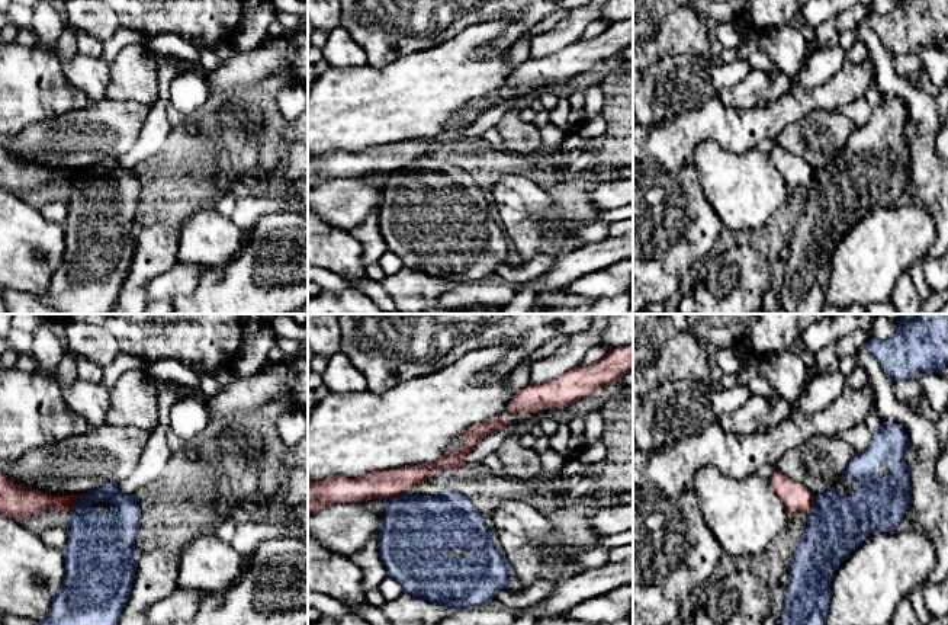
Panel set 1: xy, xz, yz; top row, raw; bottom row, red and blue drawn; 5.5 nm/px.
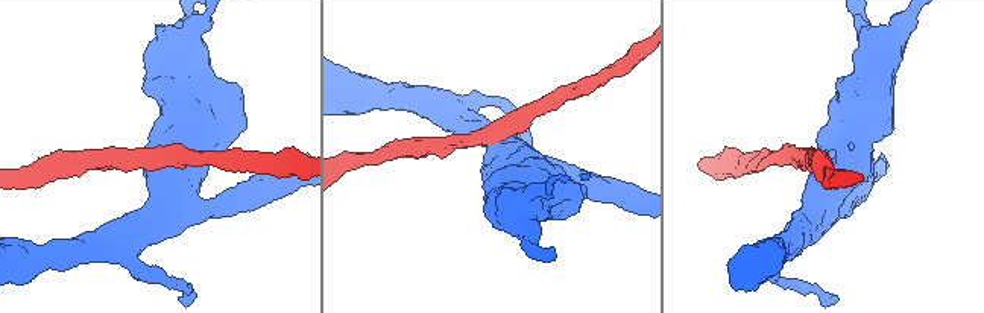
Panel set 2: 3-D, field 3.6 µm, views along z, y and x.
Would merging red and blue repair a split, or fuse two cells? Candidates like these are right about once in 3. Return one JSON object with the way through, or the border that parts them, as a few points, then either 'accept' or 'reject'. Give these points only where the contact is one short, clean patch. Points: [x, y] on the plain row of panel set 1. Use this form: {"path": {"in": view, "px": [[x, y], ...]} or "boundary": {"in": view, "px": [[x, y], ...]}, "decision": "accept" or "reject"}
{"boundary": {"in": "xy", "px": [[84, 169], [70, 188]]}, "decision": "reject"}

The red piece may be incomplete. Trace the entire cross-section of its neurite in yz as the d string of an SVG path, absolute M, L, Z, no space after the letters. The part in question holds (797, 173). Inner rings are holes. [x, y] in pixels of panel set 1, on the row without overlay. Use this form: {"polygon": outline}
{"polygon": "M775 145L769 151L769 156L774 167L784 177L790 192L798 188L807 189L812 185L814 169L804 158L791 154L781 145Z"}

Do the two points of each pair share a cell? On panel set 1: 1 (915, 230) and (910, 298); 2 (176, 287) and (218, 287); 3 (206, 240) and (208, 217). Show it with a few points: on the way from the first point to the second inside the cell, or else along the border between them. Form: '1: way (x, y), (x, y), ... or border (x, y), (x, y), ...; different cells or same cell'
1: border (908, 273), (899, 279), (892, 298); different cells
2: border (208, 271), (190, 294), (176, 298); different cells
3: way (208, 234), (208, 223); same cell

